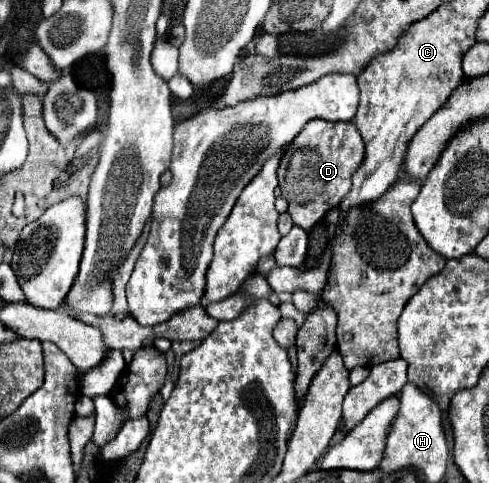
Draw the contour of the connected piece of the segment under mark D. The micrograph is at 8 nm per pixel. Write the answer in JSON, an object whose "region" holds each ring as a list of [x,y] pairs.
{"region":[[[312,120],[306,124],[306,128],[286,146],[286,152],[282,156],[280,168],[278,168],[278,180],[282,196],[288,200],[288,214],[292,216],[296,226],[302,226],[306,232],[312,230],[314,224],[318,224],[328,210],[336,208],[342,198],[350,192],[352,186],[352,174],[358,170],[360,162],[364,158],[364,146],[362,138],[358,134],[358,128],[354,122],[326,122],[326,120]]]}

